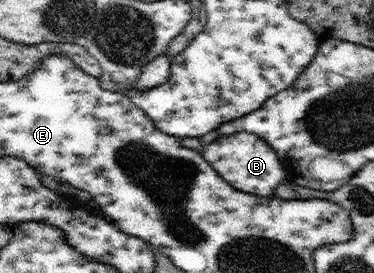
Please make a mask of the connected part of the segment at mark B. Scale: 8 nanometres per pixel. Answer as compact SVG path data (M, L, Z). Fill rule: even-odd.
M241 132L227 137L217 137L213 143L201 147L203 151L199 153L205 161L235 189L260 196L273 196L277 185L287 182L286 171L273 148L253 133Z

